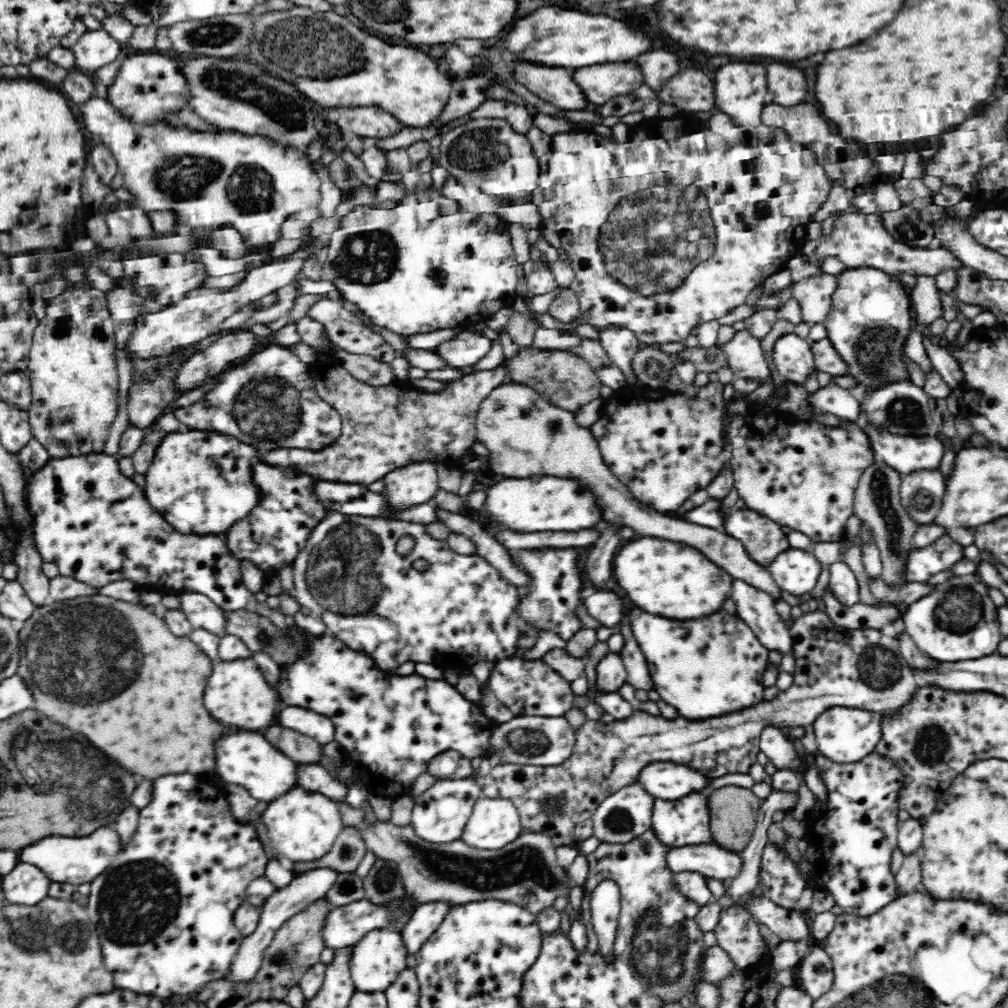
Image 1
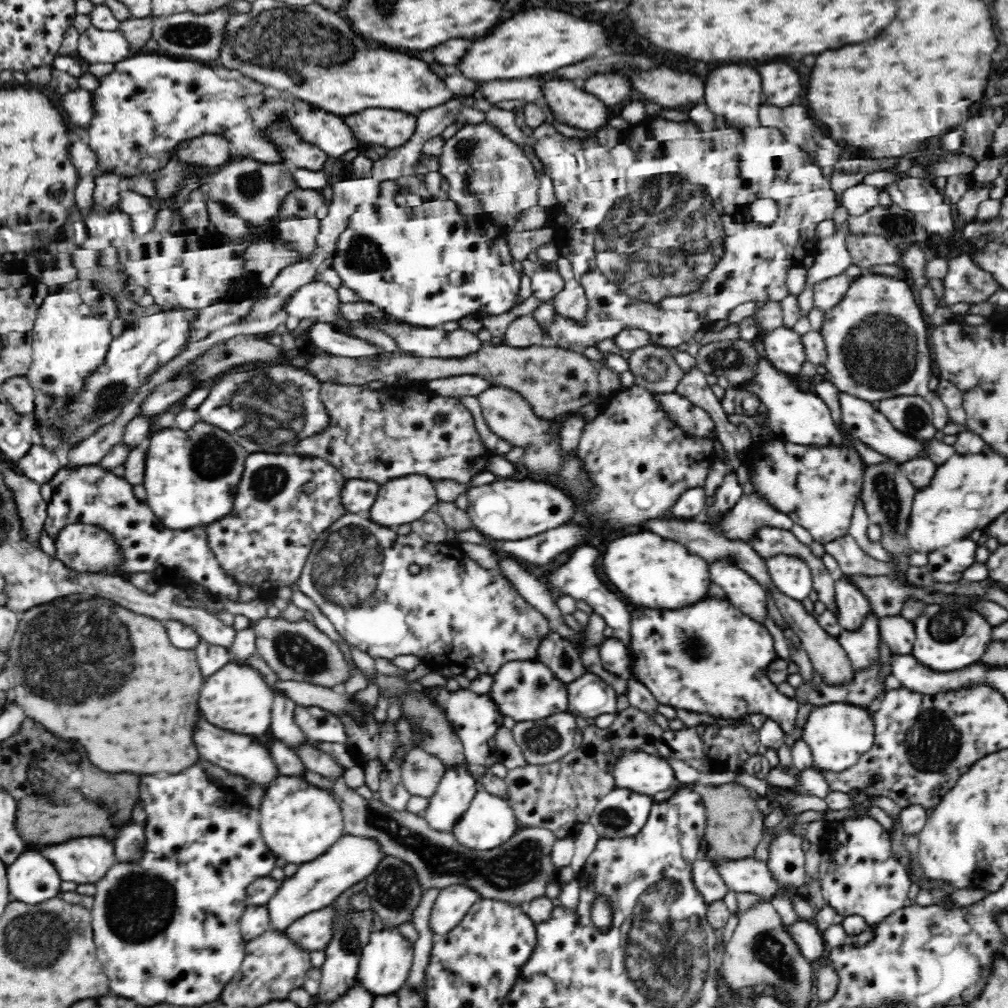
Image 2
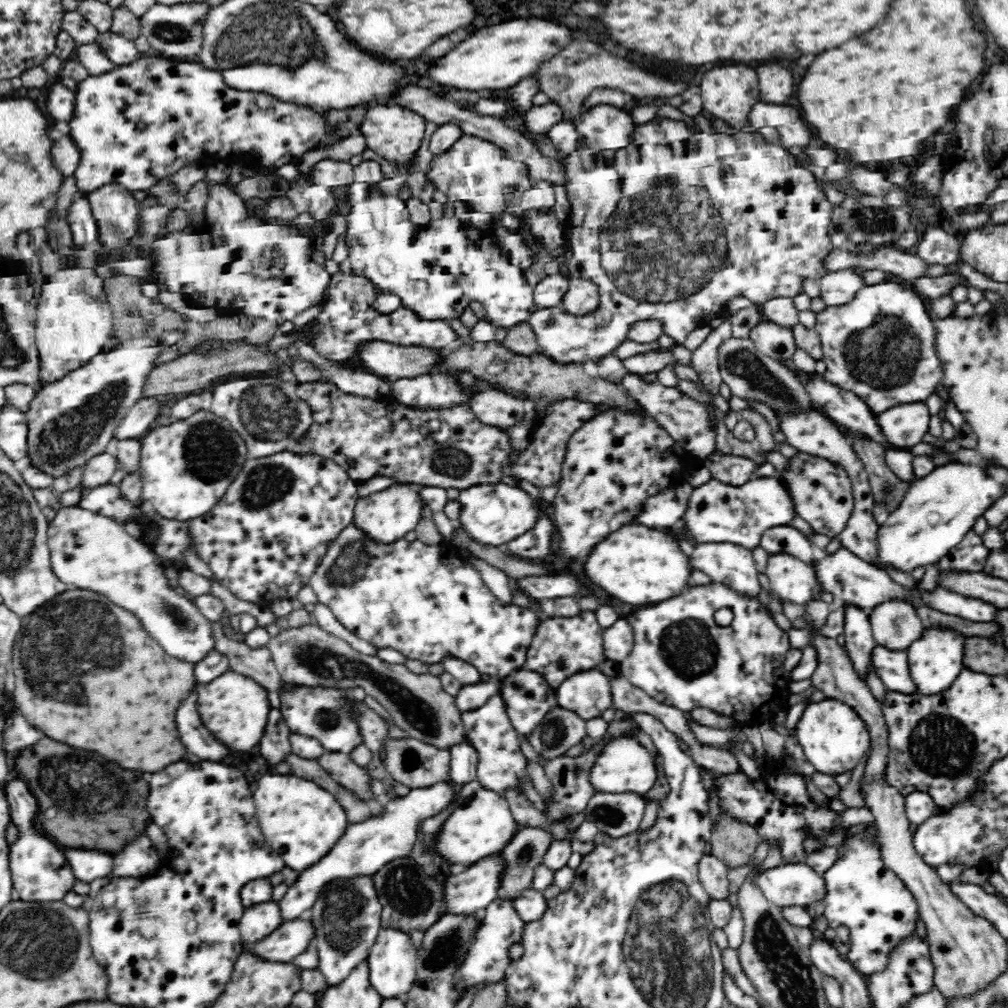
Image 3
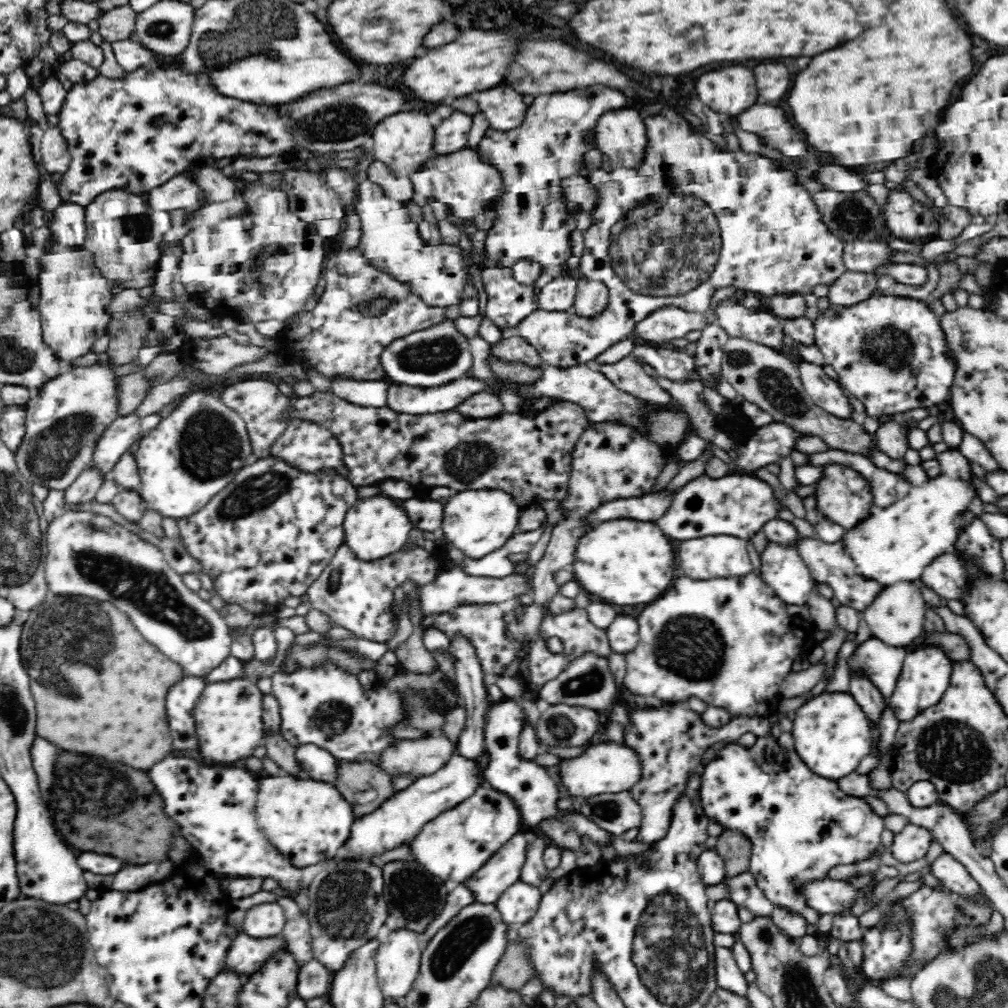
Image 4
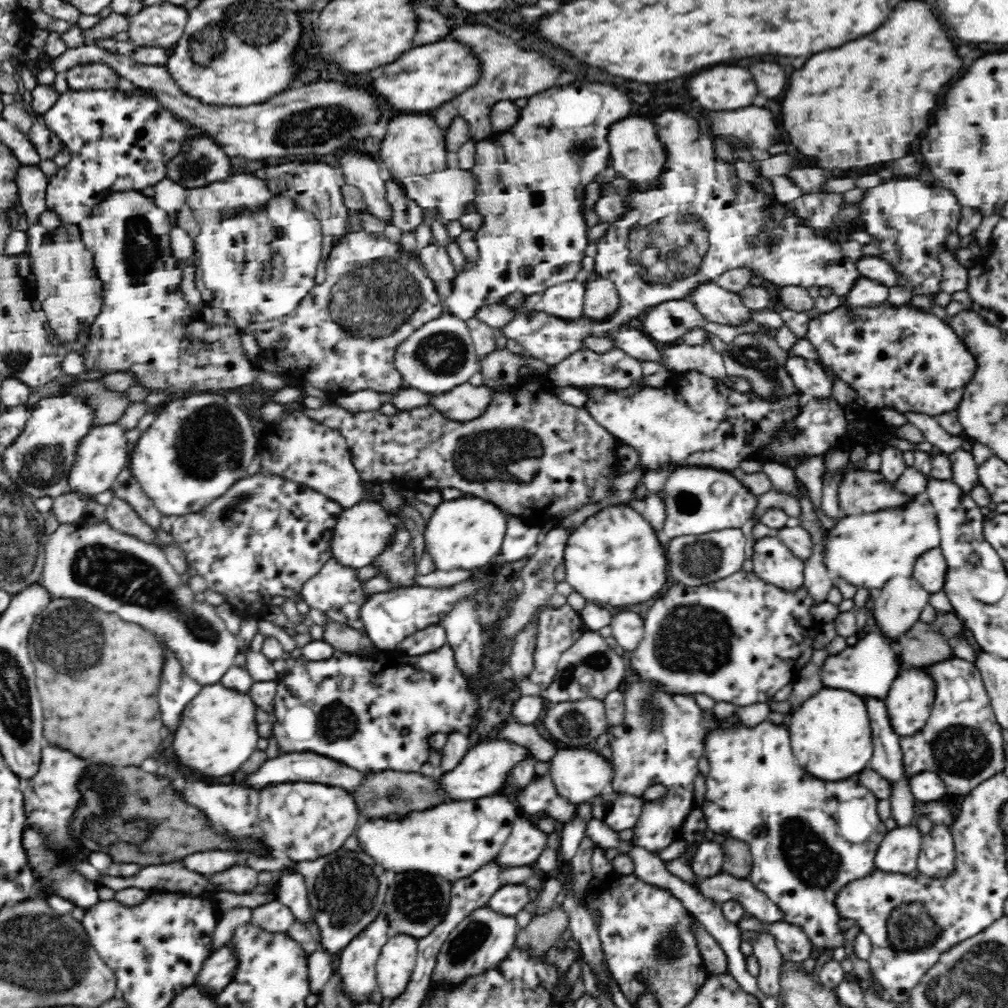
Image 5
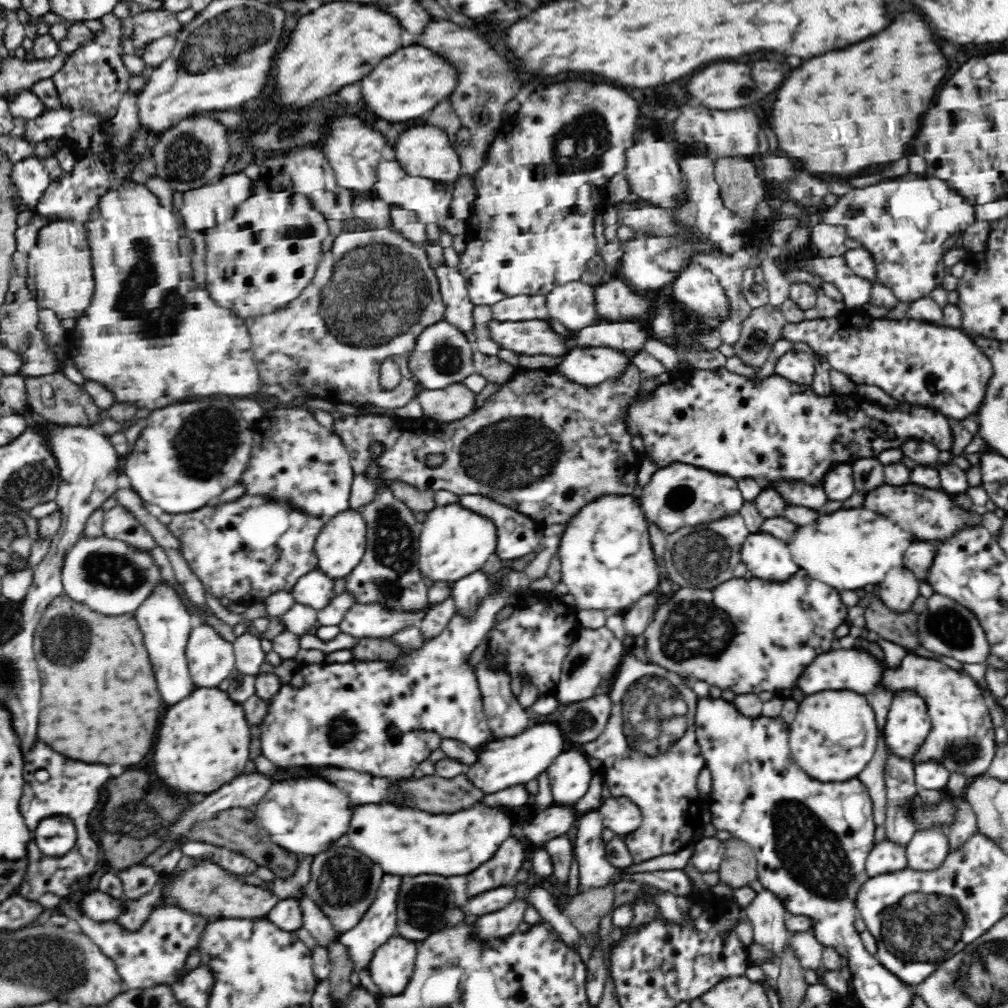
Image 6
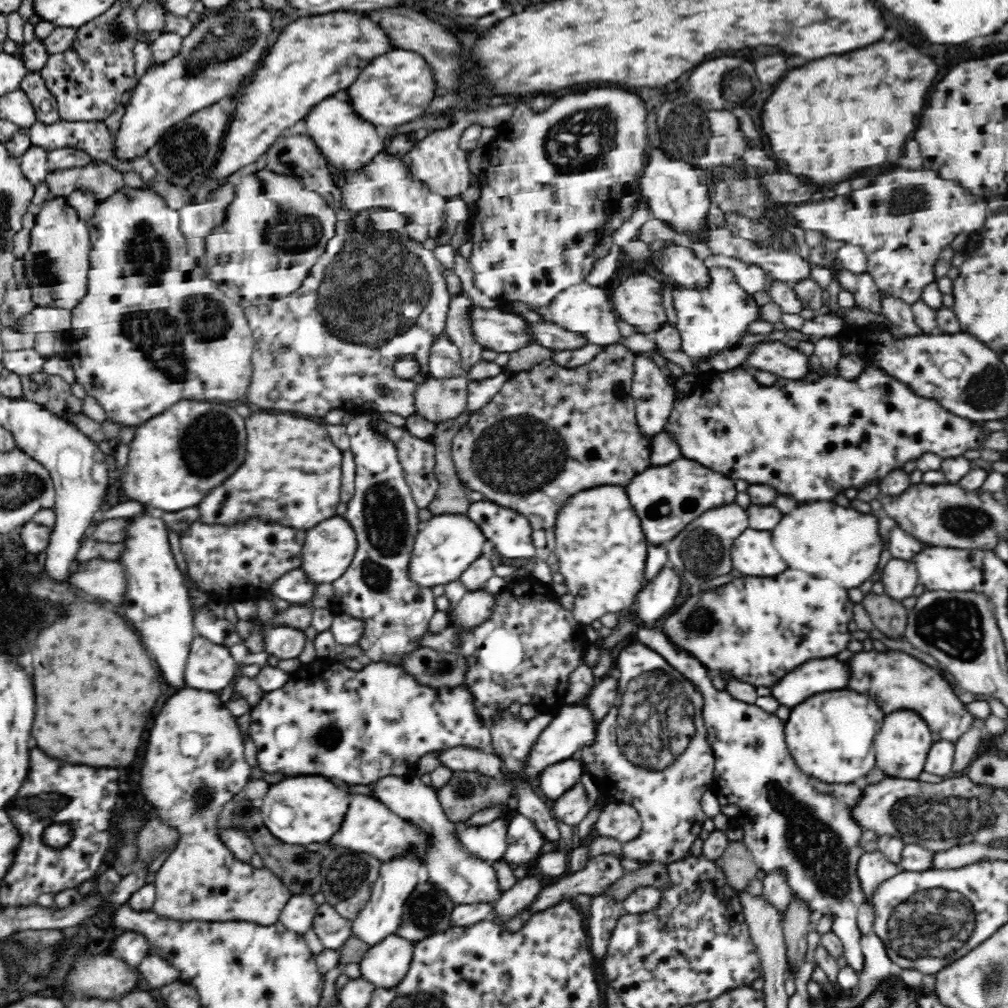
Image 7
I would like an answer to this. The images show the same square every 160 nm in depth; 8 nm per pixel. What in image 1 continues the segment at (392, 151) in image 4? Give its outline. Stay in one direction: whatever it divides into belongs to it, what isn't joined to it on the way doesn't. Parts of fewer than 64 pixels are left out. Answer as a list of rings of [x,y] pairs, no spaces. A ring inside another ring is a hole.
[[[368,106],[340,108],[338,126],[344,132],[354,132],[355,136],[369,142],[389,138],[403,128],[403,124],[388,112]]]

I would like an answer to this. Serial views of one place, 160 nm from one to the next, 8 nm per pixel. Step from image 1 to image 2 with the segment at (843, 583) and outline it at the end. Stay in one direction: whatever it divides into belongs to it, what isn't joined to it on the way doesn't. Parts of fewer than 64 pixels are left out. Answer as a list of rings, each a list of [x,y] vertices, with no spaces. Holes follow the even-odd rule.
[[[844,574],[835,581],[835,596],[840,611],[839,629],[856,629],[869,614],[869,598]]]

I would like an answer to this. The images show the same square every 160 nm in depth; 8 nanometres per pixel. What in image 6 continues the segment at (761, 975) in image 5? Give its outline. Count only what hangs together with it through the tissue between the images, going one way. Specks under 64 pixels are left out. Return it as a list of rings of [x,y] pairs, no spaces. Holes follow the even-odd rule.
[[[764,889],[745,908],[753,930],[753,942],[764,947],[770,962],[778,962],[789,938],[784,926],[787,910],[774,893]]]

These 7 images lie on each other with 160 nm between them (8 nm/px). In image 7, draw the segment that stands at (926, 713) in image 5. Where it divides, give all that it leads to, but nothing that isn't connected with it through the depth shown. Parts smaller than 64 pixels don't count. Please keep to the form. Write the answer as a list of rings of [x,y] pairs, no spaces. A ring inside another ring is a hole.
[[[895,710],[885,716],[882,728],[875,736],[876,764],[887,776],[912,779],[919,776],[926,762],[932,744],[931,730],[928,724],[914,710]]]

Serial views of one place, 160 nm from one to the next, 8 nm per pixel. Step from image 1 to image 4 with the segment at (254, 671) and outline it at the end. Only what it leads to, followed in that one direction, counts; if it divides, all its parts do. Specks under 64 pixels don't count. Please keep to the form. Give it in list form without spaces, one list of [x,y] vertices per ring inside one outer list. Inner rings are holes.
[[[232,678],[207,683],[202,698],[194,706],[194,720],[198,722],[200,756],[218,765],[230,765],[240,758],[249,758],[264,740],[263,704],[264,694],[250,679]]]

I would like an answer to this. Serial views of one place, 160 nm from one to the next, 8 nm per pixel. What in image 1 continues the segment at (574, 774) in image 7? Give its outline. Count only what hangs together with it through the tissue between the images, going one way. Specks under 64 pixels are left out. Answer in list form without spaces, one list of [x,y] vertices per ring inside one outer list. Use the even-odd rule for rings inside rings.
[[[653,762],[640,771],[638,781],[656,799],[678,800],[692,793],[709,793],[712,779],[686,765]]]

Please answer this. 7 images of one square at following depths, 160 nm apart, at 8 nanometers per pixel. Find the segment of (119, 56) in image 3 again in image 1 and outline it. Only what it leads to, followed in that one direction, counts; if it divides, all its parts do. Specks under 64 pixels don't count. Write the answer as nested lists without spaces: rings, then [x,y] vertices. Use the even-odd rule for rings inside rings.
[[[102,28],[86,31],[70,49],[80,69],[95,71],[114,62],[122,46]]]

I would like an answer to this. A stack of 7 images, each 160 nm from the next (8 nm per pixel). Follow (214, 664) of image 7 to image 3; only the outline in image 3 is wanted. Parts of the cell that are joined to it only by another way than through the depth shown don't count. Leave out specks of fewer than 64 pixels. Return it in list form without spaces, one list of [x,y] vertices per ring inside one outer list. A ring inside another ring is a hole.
[[[62,507],[47,528],[47,545],[50,549],[50,560],[54,574],[62,583],[70,584],[73,589],[88,590],[110,598],[114,604],[134,612],[144,628],[158,640],[158,644],[178,660],[196,662],[208,655],[214,647],[214,637],[208,621],[195,608],[193,601],[181,598],[168,588],[164,578],[164,567],[158,555],[142,545],[138,539],[126,533],[124,526],[116,523],[106,515],[98,515],[80,507]]]

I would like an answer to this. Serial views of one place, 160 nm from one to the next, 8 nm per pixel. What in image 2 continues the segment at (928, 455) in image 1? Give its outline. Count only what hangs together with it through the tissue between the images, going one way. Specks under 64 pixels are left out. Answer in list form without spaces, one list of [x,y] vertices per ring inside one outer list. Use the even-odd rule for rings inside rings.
[[[840,393],[840,406],[843,412],[843,424],[849,427],[851,434],[855,434],[864,444],[876,449],[880,455],[886,457],[886,462],[896,463],[902,466],[906,461],[916,457],[928,457],[927,447],[920,440],[916,440],[899,430],[870,403],[851,394]]]

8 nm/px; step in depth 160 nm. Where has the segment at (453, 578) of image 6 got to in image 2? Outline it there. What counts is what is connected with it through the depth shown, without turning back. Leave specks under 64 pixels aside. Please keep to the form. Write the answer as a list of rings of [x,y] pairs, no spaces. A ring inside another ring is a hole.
[[[498,479],[495,481],[484,484],[482,486],[467,489],[469,496],[469,507],[467,510],[473,528],[480,531],[490,538],[497,541],[513,541],[522,540],[523,538],[530,538],[536,536],[541,532],[546,532],[552,528],[558,528],[562,524],[572,522],[572,518],[576,516],[576,499],[574,499],[566,490],[562,489],[556,484],[534,481],[532,479]]]

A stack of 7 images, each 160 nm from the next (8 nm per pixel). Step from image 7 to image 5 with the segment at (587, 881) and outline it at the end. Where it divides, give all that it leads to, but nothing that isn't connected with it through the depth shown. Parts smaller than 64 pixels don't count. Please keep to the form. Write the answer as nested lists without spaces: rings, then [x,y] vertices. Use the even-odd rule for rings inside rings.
[[[722,872],[715,877],[701,878],[697,889],[719,904],[738,901],[744,910],[762,922],[784,920],[784,913],[748,878],[736,878]]]

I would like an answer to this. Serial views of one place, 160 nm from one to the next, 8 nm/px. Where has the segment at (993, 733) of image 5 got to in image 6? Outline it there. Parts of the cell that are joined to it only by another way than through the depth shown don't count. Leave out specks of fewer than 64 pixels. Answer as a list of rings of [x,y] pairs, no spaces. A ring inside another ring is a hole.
[[[907,655],[898,668],[883,668],[881,686],[893,693],[915,691],[926,703],[931,729],[919,749],[910,756],[914,766],[934,760],[946,767],[949,773],[964,775],[968,782],[985,774],[996,754],[995,724],[984,692],[976,679],[961,666],[954,664],[950,667],[938,659]]]

